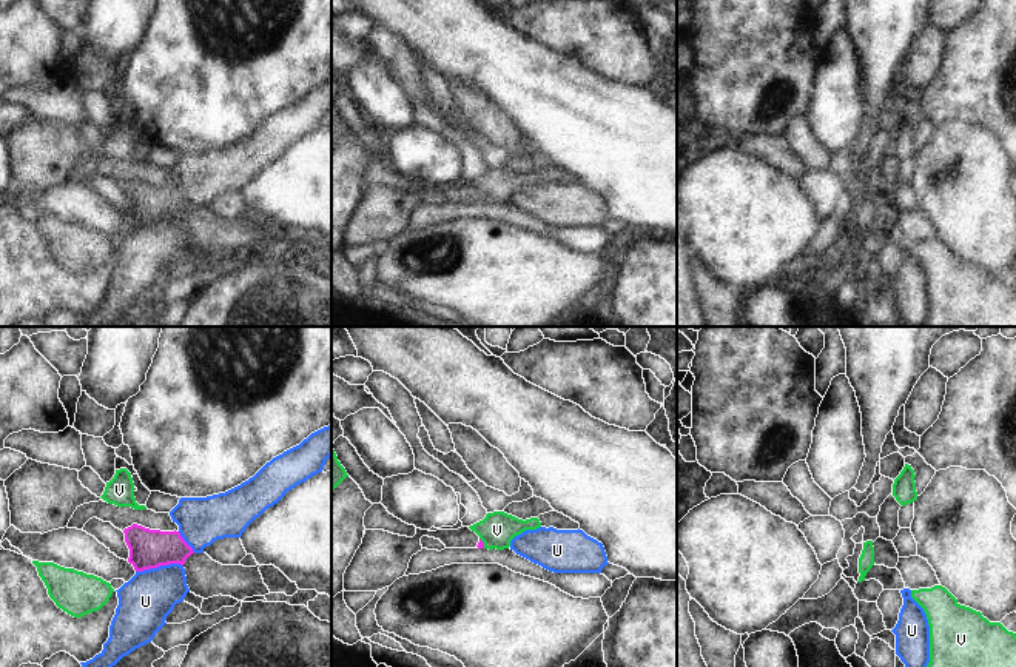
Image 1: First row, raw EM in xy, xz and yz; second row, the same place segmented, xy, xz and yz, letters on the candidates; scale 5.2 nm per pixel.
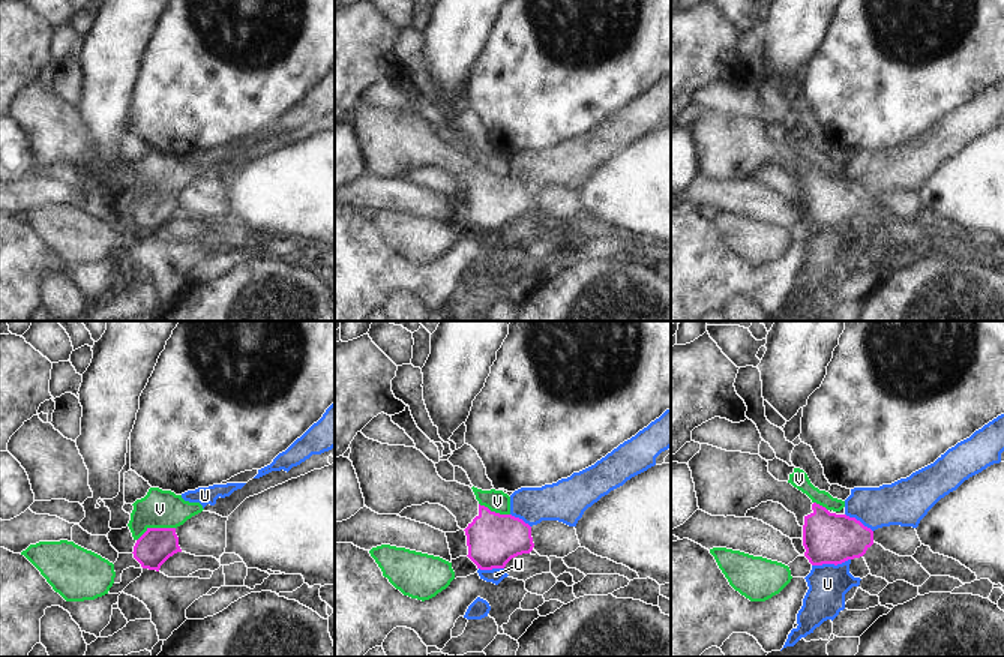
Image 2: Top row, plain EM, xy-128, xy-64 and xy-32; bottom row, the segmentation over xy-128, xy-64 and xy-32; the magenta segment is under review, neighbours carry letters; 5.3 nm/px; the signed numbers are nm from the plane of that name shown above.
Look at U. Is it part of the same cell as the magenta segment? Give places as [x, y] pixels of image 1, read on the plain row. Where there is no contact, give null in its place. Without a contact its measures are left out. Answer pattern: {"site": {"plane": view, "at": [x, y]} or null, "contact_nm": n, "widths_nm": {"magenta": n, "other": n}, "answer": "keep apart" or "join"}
{"site": {"plane": "xy", "at": [159, 221]}, "contact_nm": 260, "widths_nm": {"magenta": 200, "other": 280}, "answer": "keep apart"}

